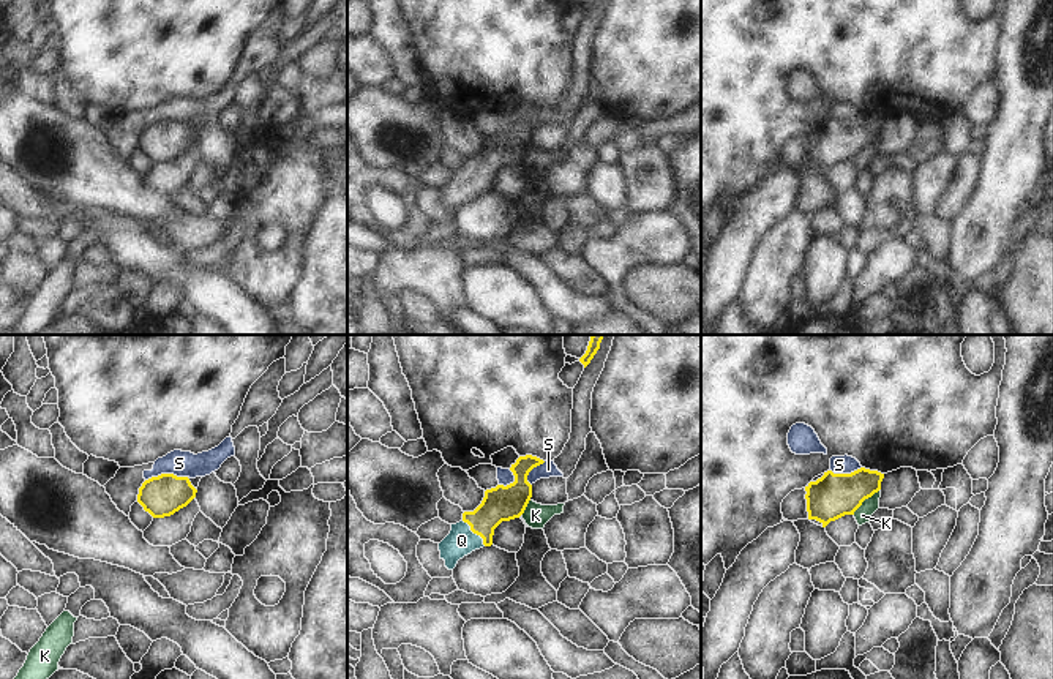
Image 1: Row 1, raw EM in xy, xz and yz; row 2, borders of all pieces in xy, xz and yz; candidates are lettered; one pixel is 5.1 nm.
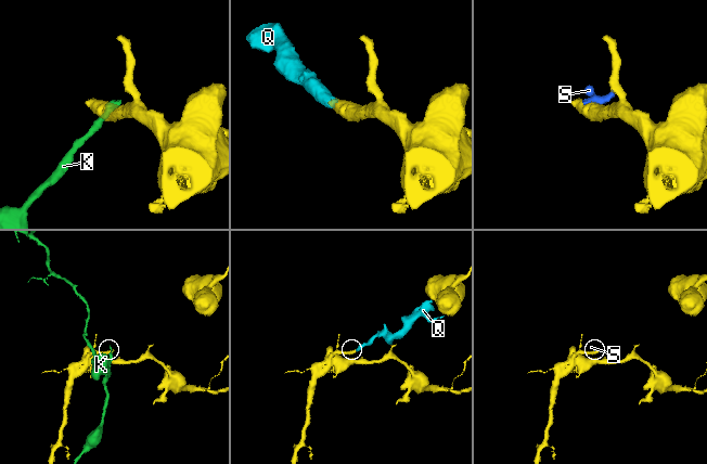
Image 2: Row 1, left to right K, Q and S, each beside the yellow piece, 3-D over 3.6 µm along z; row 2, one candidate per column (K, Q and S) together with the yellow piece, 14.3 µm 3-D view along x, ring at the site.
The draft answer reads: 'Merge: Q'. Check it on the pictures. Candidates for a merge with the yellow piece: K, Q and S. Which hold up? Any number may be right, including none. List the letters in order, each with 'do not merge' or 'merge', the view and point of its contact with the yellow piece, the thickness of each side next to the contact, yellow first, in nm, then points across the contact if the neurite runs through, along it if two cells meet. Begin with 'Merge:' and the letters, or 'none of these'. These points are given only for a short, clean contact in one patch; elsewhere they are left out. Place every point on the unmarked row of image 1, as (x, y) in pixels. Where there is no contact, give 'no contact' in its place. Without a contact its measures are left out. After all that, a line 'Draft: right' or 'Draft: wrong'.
Merge: Q
K: do not merge | yz (865, 144) | 220/90 nm | along yz (880, 135), (853, 160)
Q: merge | xz (475, 179) | 180/150 nm | across xz (499, 150), (475, 179), (461, 187)
S: do not merge | xy (166, 120) | 220/130 nm | along xy (187, 122), (158, 120), (146, 127)
Draft: right

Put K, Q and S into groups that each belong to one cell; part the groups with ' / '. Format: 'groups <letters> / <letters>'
groups K / Q / S

